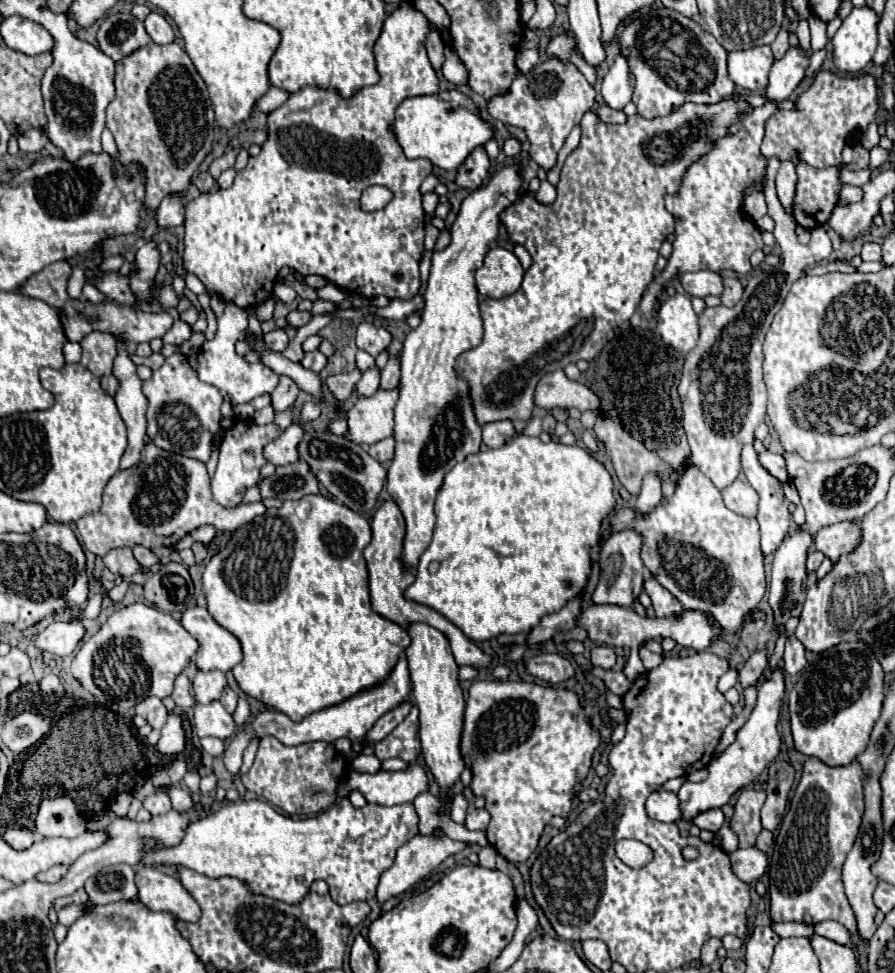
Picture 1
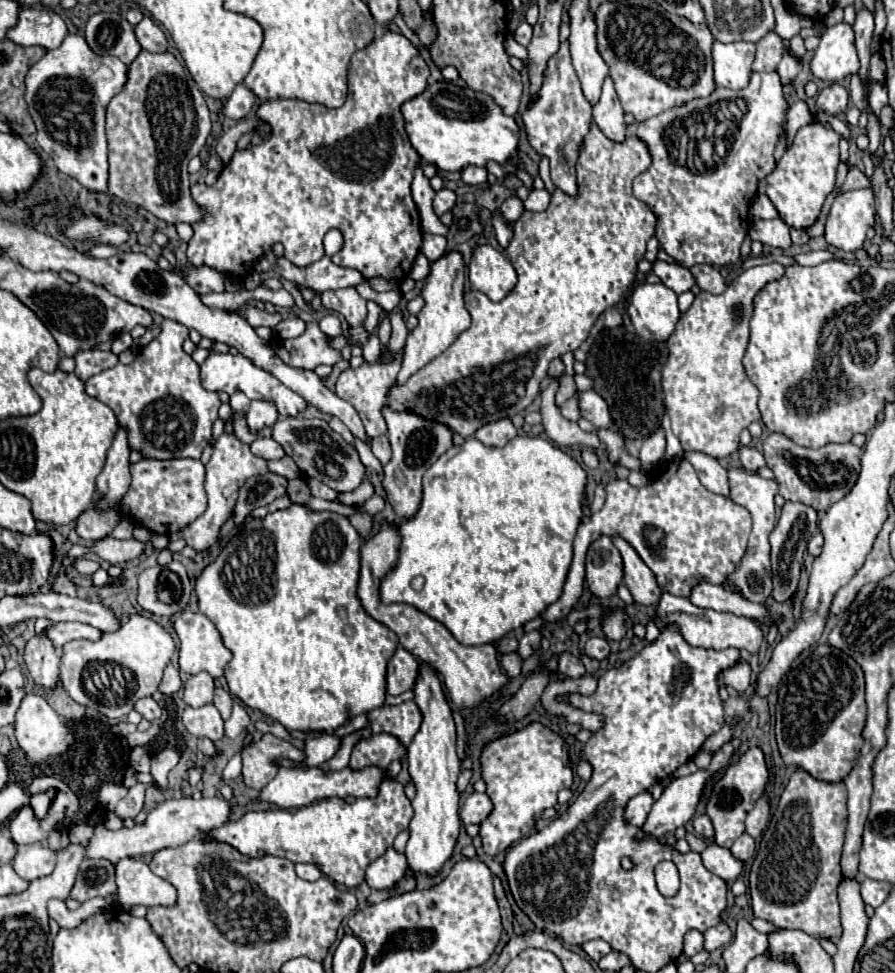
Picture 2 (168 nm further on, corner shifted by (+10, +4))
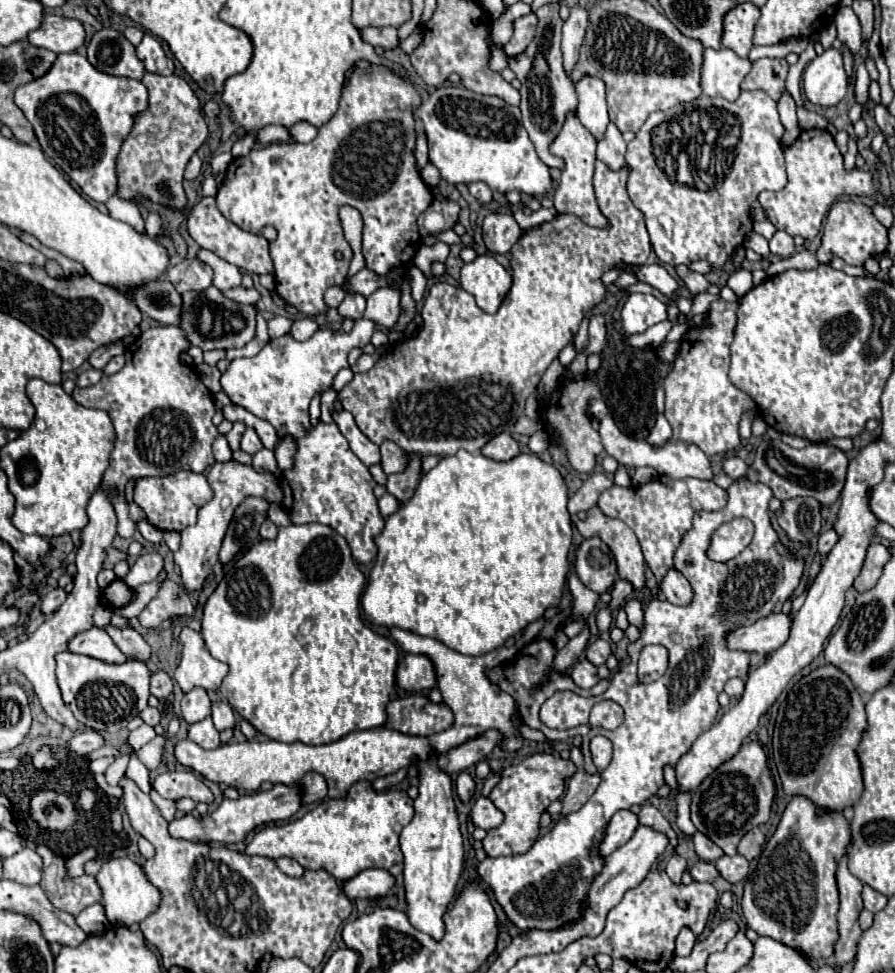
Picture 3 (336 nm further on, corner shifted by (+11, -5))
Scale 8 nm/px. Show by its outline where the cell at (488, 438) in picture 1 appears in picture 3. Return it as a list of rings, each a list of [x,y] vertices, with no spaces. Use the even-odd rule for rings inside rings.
[[[501,433],[501,435],[493,437],[481,449],[481,453],[485,457],[489,457],[489,459],[495,459],[495,461],[509,461],[509,459],[519,455],[519,445],[517,445],[517,441],[509,433]]]

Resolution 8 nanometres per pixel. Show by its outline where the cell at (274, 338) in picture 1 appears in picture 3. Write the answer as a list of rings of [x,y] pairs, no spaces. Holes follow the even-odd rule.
[[[305,317],[305,319],[297,319],[297,321],[293,323],[291,335],[293,335],[297,341],[305,341],[305,339],[309,339],[317,329],[319,329],[319,325],[315,323],[315,319]]]

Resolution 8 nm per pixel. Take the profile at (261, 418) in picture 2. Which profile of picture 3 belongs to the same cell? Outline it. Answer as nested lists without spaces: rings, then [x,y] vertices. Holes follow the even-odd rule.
[[[249,427],[245,433],[243,433],[243,439],[241,439],[241,449],[243,449],[245,453],[249,453],[249,455],[257,453],[259,449],[263,449],[261,439],[257,437],[257,433],[255,433],[251,427]]]

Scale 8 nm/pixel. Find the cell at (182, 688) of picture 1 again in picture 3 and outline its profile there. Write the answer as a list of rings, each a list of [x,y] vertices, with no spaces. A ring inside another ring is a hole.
[[[153,671],[151,673],[151,693],[157,697],[157,699],[167,699],[173,691],[173,681],[169,677],[167,671]]]

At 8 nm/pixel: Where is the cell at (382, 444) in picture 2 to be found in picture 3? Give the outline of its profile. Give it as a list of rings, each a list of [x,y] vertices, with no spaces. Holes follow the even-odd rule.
[[[393,441],[381,443],[381,465],[387,475],[405,471],[407,463],[409,463],[409,455],[401,447],[397,447]]]

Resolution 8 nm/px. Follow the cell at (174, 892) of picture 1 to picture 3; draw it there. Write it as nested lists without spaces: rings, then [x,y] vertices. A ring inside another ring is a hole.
[[[109,857],[109,859],[105,859],[99,873],[95,875],[95,881],[97,881],[97,885],[101,887],[101,893],[103,893],[101,903],[107,911],[107,919],[113,925],[129,927],[133,923],[141,923],[145,917],[155,913],[159,903],[161,903],[159,891],[149,883],[143,869],[135,861],[131,861],[129,857]]]

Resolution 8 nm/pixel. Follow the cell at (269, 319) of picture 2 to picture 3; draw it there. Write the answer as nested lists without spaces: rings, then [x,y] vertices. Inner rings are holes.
[[[209,287],[205,291],[187,291],[181,295],[183,307],[181,307],[181,321],[179,327],[183,329],[187,341],[203,351],[211,349],[235,349],[249,343],[255,335],[255,307],[253,305],[241,305],[237,301],[227,299],[217,287]]]

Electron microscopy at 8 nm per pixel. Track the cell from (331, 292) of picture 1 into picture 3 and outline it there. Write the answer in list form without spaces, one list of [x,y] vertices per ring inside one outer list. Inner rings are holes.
[[[347,293],[347,297],[339,305],[339,315],[343,315],[343,317],[361,319],[363,311],[365,311],[365,297],[359,293]]]

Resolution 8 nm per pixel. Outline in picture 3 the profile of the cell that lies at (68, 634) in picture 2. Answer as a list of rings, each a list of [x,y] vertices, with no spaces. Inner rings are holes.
[[[93,627],[85,631],[85,635],[77,635],[75,639],[71,639],[69,651],[99,659],[103,663],[125,663],[127,661],[127,657],[119,651],[119,647],[113,643],[113,639],[103,627]]]

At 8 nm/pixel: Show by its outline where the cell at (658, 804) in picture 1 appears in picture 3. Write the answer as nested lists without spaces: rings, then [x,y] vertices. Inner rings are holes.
[[[617,811],[605,829],[603,841],[599,843],[599,855],[607,857],[615,849],[625,845],[633,837],[637,825],[639,825],[637,815],[633,815],[631,811]]]

